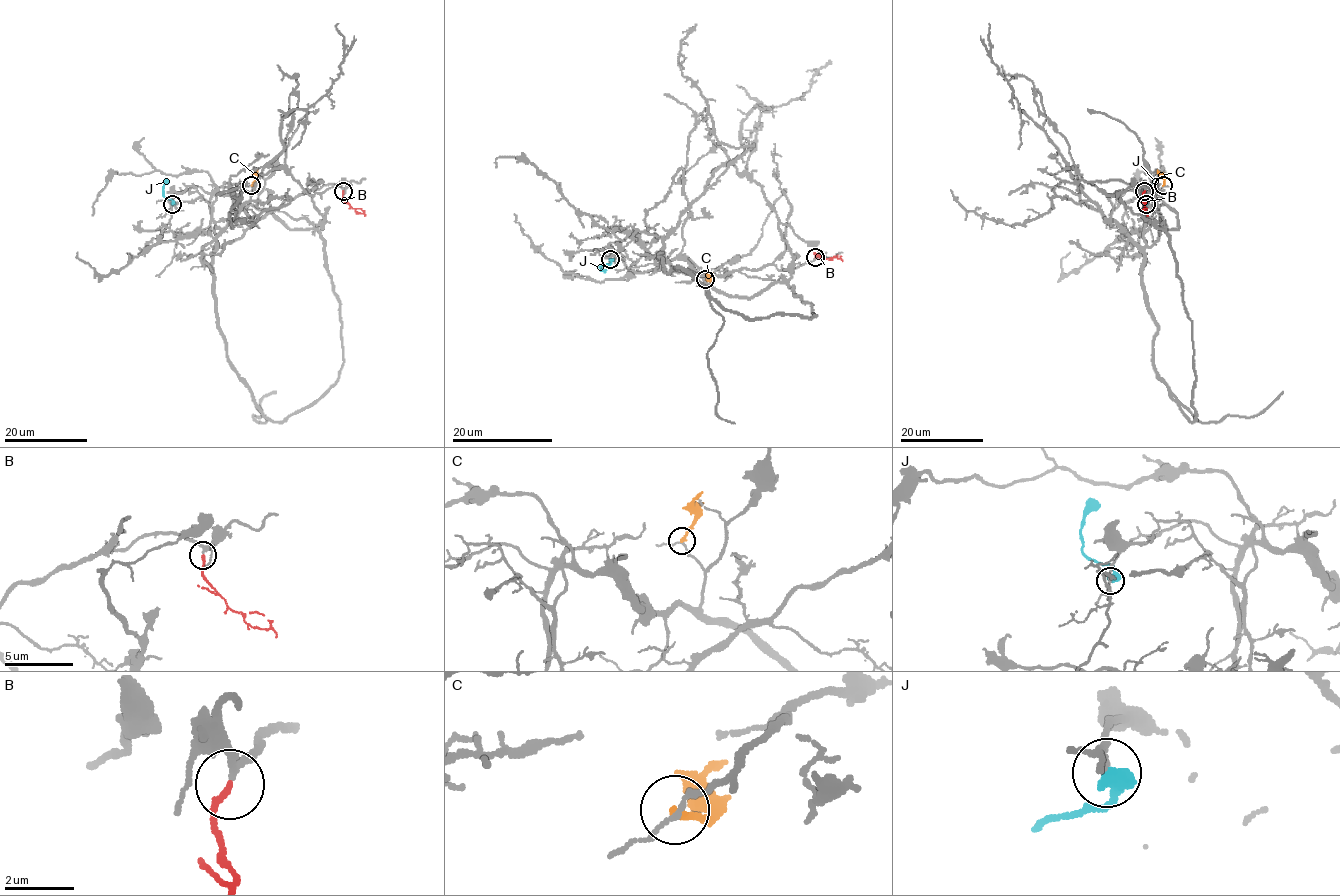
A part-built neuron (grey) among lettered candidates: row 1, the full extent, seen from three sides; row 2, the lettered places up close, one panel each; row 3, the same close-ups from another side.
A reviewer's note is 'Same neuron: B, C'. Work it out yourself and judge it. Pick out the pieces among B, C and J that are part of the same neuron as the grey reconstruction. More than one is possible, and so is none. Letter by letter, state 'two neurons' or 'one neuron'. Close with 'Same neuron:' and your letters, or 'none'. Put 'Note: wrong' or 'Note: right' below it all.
B: one neuron
C: two neurons
J: two neurons
Same neuron: B
Note: wrong

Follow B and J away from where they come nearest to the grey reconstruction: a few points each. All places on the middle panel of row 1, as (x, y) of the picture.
B: (815, 257), (841, 256)
J: (610, 258), (609, 263), (599, 266), (604, 271)

